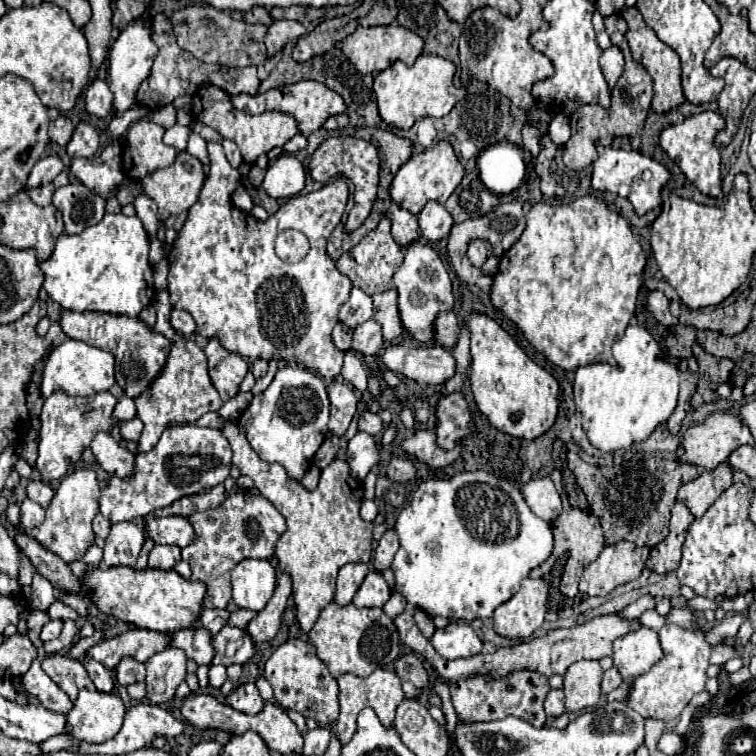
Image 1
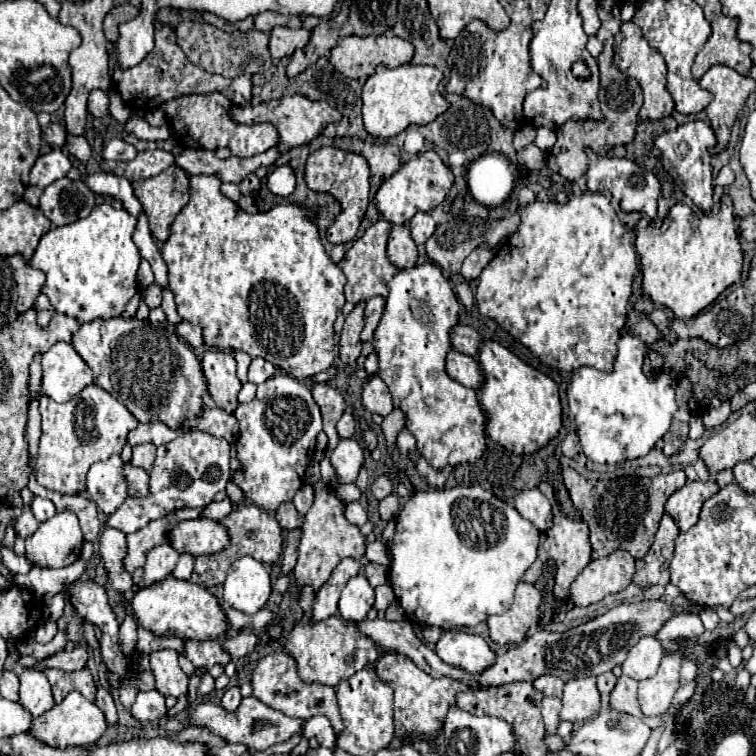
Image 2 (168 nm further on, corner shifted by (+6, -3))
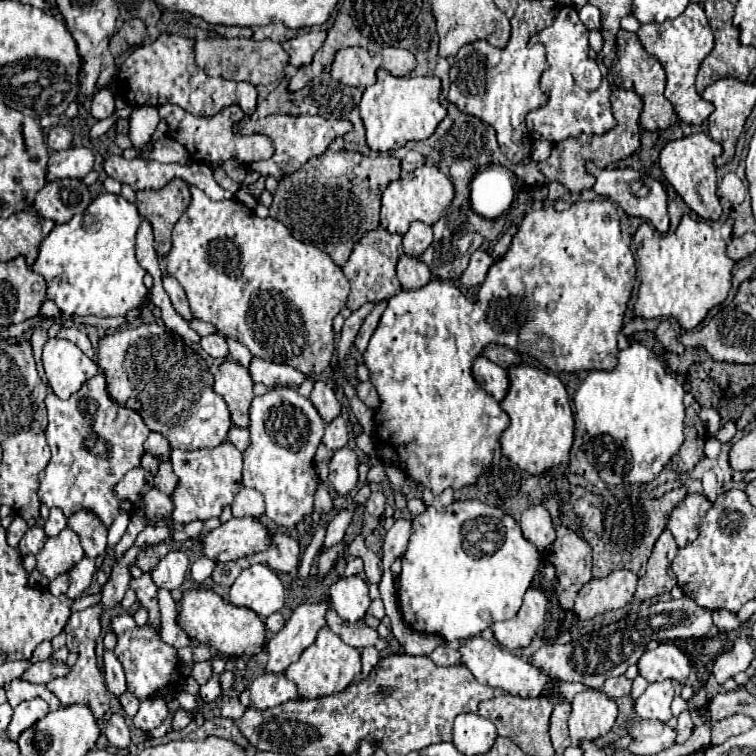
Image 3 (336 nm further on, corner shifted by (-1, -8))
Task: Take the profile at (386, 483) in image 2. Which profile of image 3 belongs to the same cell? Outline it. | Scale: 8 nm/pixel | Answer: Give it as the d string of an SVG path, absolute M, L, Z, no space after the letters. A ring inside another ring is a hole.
M374 491L374 493L368 497L366 511L368 511L372 517L380 517L380 515L384 513L384 507L386 507L386 497L384 497L384 493Z

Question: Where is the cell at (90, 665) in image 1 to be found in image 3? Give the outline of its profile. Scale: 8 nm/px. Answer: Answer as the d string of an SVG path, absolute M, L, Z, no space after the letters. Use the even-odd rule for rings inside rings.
M110 715L106 721L106 737L110 741L110 745L118 747L118 749L126 749L130 745L130 729L124 723L122 715Z

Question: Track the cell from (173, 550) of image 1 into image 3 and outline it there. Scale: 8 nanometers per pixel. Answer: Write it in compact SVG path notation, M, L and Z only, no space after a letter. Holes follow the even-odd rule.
M170 551L154 569L152 579L158 587L164 587L168 591L178 589L184 583L186 571L190 567L190 561L186 557L186 553L182 551Z

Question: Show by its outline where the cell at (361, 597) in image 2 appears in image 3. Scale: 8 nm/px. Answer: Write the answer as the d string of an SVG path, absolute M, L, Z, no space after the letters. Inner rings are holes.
M358 575L340 577L336 583L330 585L330 601L344 621L360 621L364 619L370 605L368 583Z

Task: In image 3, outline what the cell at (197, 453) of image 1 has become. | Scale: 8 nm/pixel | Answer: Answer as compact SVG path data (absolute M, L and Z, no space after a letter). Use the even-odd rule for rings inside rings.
M232 443L198 451L174 449L170 453L170 463L180 479L178 489L172 495L174 501L172 519L176 519L180 525L198 519L208 521L212 517L220 517L222 509L226 505L232 505L238 489L242 487L242 453L234 449Z

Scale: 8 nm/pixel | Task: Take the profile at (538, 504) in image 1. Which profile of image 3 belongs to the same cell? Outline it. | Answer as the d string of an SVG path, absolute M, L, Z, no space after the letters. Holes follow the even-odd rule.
M542 505L528 507L520 519L522 535L536 545L540 553L544 553L556 539L556 531L552 527L552 519Z

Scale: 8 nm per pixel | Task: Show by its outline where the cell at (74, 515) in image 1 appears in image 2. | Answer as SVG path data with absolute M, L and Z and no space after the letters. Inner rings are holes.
M73 510L57 512L39 524L37 532L25 538L27 560L35 566L65 568L81 556L83 534Z

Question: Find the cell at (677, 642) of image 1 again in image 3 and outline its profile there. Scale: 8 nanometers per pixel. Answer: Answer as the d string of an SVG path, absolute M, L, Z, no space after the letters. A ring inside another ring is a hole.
M660 681L660 683L650 683L648 689L636 699L634 711L636 717L640 719L660 719L668 721L672 717L670 703L674 697L674 683L672 681Z

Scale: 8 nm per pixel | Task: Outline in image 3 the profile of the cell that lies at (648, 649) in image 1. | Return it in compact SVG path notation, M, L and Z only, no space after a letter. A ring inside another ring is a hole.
M660 643L656 649L646 651L640 657L638 669L650 683L672 679L684 685L690 677L690 657L674 643Z

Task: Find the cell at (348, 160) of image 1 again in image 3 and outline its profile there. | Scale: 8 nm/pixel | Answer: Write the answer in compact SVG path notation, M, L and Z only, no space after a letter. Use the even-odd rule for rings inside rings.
M382 227L366 233L354 245L348 263L342 267L344 275L350 281L350 295L348 295L348 303L346 303L348 309L356 311L368 301L378 303L378 301L390 299L392 295L396 295L400 291L400 285L396 279L396 263L400 259L400 245L402 245L402 235L386 233L386 229L382 229Z

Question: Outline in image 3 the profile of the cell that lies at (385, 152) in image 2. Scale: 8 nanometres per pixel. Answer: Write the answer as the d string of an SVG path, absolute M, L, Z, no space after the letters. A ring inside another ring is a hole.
M324 151L310 159L300 171L284 177L274 193L270 217L284 223L290 233L306 243L316 245L344 267L354 245L380 225L380 197L388 183L400 179L400 161L392 155L376 159L354 151Z

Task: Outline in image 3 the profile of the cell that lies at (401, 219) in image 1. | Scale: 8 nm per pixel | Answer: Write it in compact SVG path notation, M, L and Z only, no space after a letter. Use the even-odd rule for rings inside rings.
M402 255L396 267L396 277L404 291L420 289L430 281L430 269L418 257Z

